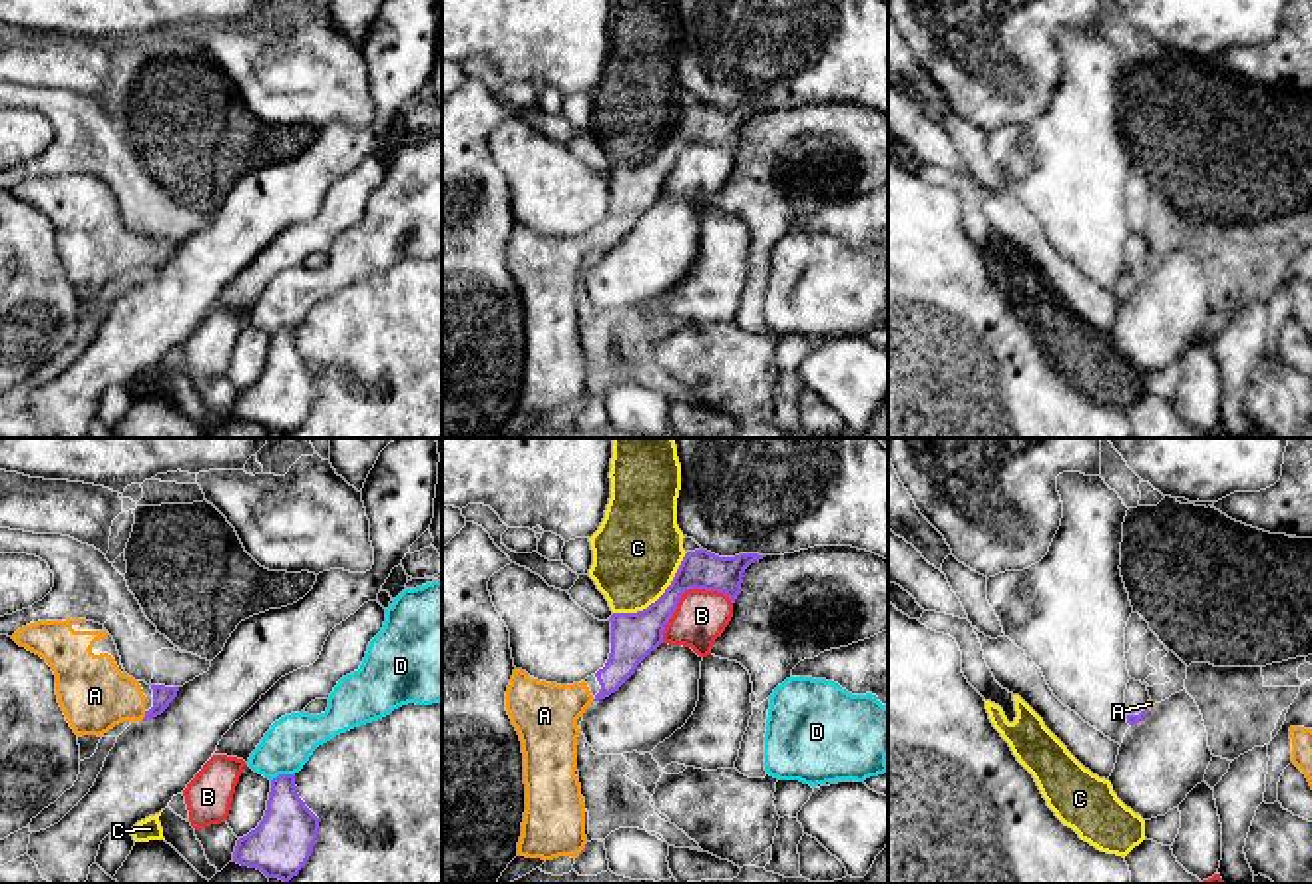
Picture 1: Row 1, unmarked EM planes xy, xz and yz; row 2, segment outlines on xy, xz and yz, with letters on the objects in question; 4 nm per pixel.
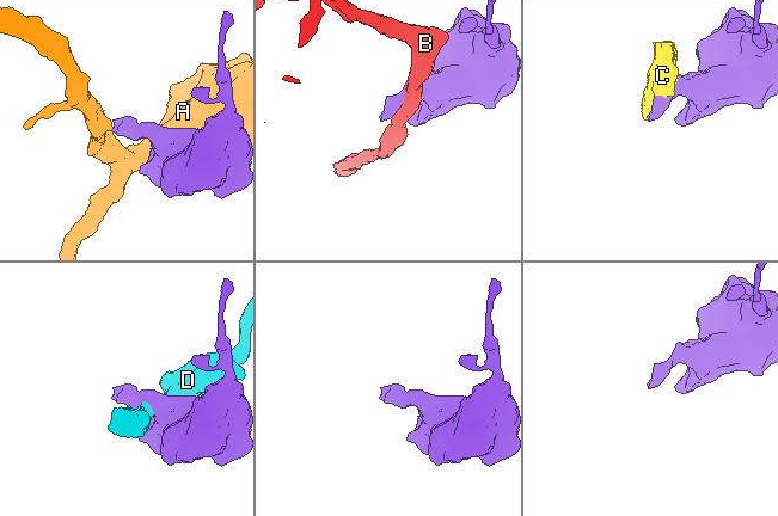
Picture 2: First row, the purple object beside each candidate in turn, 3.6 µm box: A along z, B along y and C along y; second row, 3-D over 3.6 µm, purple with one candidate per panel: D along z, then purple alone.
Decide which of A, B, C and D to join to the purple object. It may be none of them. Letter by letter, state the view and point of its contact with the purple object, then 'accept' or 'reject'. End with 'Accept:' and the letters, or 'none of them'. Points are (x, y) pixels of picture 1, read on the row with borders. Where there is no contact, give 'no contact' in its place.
A: contact xy (146, 715); accept
B: contact xz (683, 592); reject
C: contact xz (659, 598); reject
D: contact xy (281, 775); reject
Accept: A

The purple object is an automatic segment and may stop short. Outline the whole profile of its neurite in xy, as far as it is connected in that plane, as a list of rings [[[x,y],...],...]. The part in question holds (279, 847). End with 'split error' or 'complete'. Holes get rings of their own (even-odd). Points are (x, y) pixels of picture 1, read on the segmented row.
[[[295,774],[271,780],[263,820],[237,840],[233,862],[289,882],[307,864],[317,842],[319,818],[297,794]]]; complete

